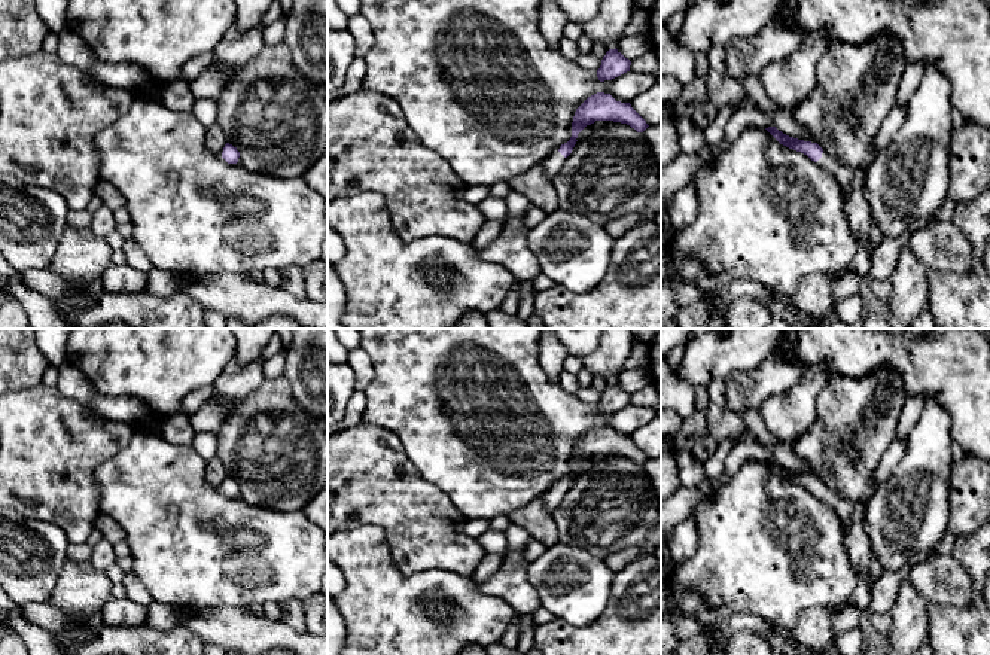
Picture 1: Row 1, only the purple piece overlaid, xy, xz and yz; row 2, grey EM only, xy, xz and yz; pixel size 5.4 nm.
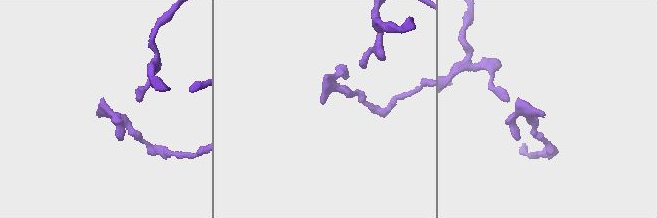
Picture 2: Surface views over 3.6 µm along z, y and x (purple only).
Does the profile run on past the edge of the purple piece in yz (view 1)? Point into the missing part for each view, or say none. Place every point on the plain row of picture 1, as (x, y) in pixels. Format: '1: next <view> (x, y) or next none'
1: next yz (843, 508)

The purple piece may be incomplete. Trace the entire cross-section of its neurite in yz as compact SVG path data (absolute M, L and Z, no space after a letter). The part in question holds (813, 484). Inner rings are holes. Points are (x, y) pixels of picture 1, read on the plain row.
M776 460L765 461L780 478L807 488L811 494L832 506L841 523L843 533L849 530L853 505L838 494L828 490L817 476L798 473L779 464Z

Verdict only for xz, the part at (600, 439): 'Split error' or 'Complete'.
Split error

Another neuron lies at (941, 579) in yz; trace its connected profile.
M932 554L917 563L907 579L933 604L963 607L972 598L972 581L953 555Z

